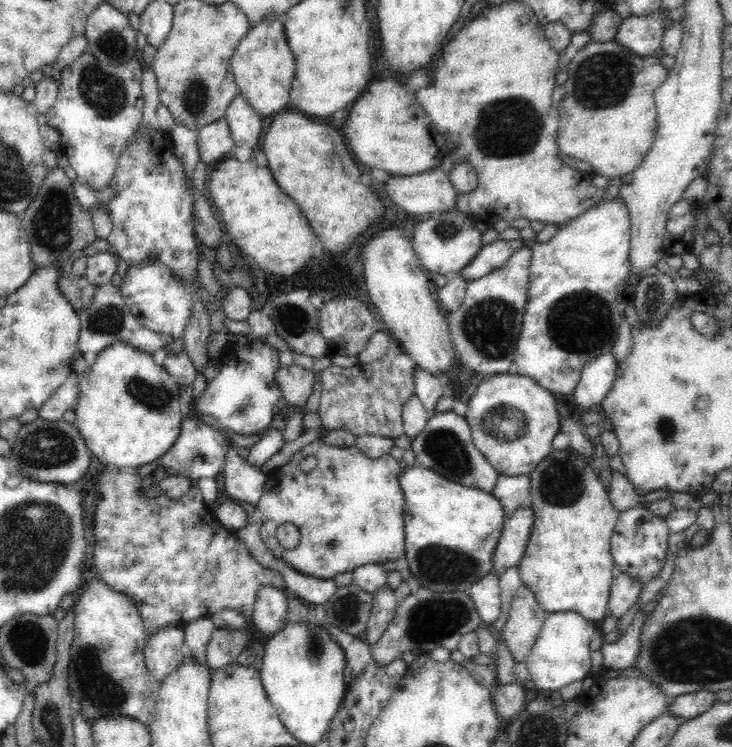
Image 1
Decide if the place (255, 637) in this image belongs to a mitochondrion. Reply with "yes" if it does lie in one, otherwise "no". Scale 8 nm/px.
no

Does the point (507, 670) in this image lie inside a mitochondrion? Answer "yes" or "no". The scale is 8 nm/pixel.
no

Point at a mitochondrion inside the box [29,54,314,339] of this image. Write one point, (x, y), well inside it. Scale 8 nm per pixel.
(101, 89)

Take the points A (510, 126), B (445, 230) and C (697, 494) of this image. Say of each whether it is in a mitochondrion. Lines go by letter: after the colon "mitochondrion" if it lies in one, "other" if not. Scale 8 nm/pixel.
A: mitochondrion
B: mitochondrion
C: other

